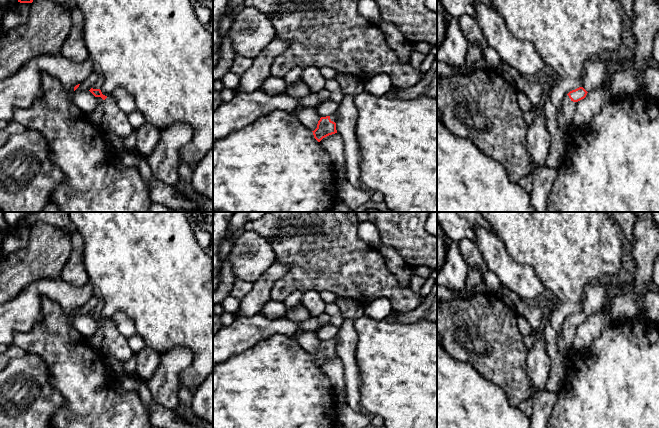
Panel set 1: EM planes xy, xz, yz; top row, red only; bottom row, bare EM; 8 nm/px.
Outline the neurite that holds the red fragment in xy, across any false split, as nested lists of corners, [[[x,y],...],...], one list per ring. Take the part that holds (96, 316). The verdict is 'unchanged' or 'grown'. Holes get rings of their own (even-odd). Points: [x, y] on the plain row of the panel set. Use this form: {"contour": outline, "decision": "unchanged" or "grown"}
{"contour": [[[100,313],[89,314],[95,321],[101,321],[103,326],[102,351],[106,356],[114,357],[120,361],[127,362],[134,357],[128,339],[119,333],[111,319],[105,320]]], "decision": "grown"}

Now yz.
{"contour": [[[579,311],[570,315],[562,326],[562,329],[557,337],[556,346],[560,354],[568,356],[573,350],[573,339],[576,334],[577,326],[584,323],[587,315],[583,311]]], "decision": "grown"}

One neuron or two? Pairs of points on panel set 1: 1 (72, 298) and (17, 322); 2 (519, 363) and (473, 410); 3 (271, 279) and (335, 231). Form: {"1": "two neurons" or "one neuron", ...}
{"1": "one neuron", "2": "two neurons", "3": "two neurons"}

